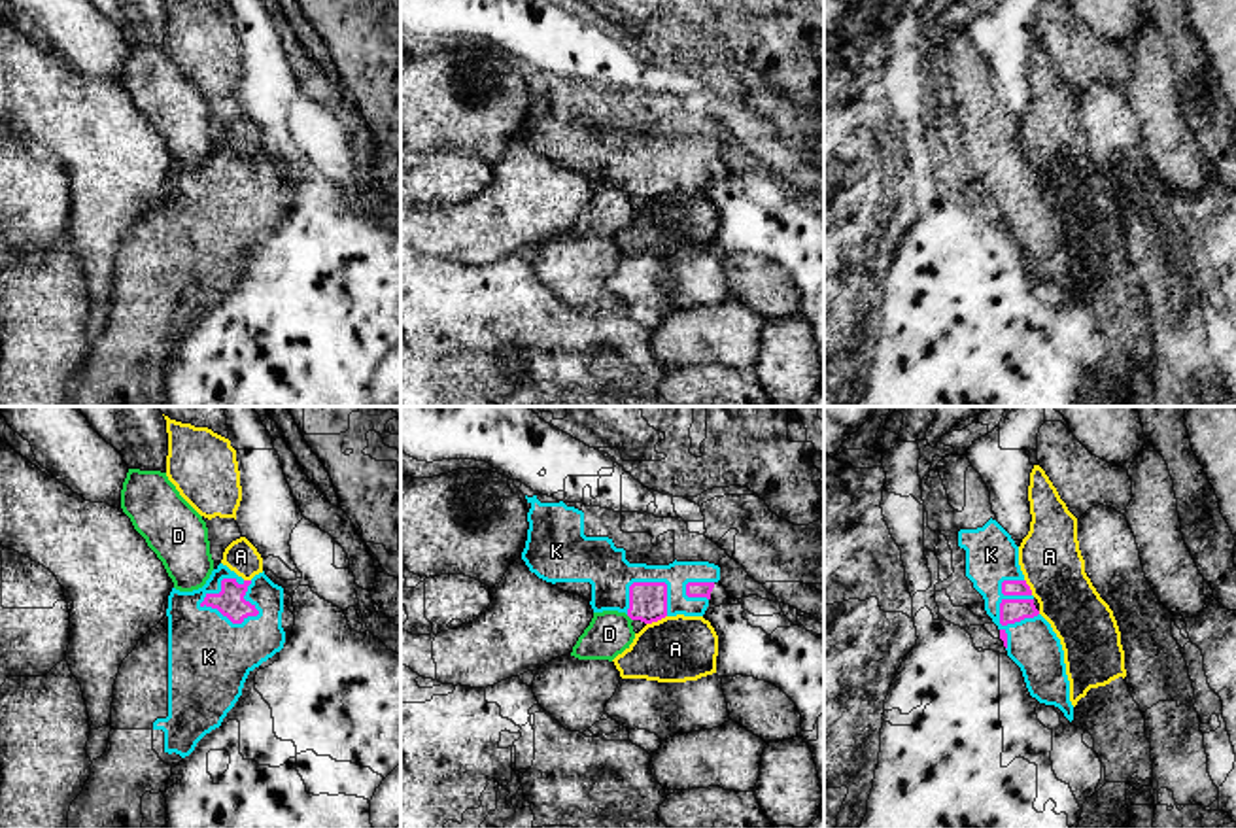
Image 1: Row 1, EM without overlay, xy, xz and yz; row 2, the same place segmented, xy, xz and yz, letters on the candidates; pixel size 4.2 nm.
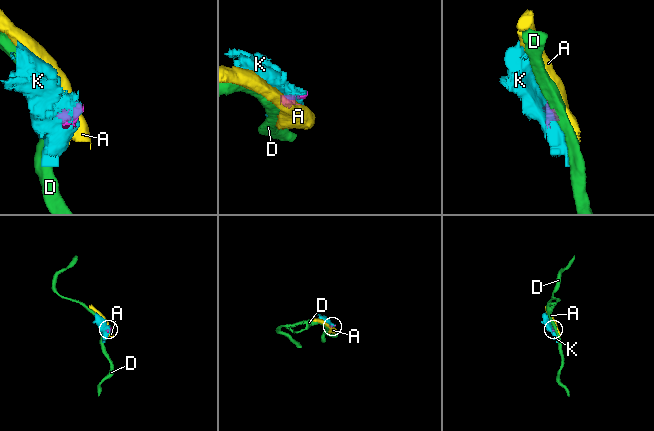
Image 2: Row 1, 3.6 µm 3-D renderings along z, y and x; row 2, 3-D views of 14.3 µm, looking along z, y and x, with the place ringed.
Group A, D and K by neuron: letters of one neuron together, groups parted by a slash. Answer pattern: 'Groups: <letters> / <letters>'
Groups: A / D / K

